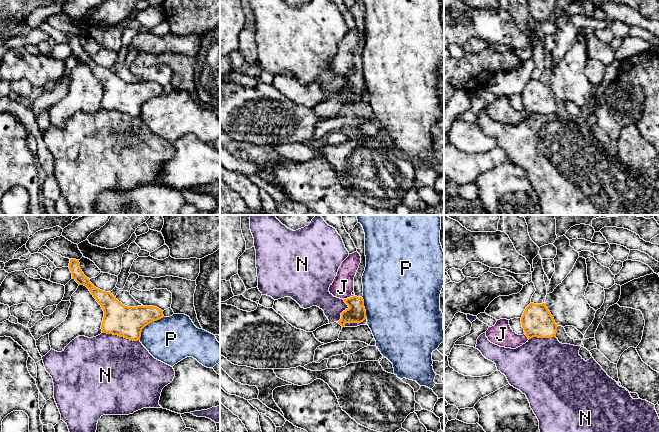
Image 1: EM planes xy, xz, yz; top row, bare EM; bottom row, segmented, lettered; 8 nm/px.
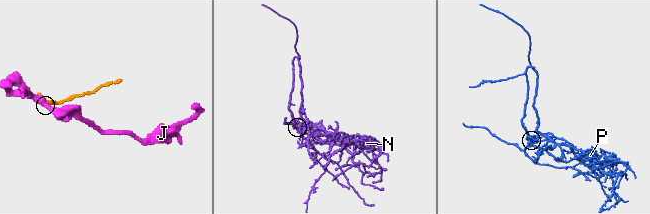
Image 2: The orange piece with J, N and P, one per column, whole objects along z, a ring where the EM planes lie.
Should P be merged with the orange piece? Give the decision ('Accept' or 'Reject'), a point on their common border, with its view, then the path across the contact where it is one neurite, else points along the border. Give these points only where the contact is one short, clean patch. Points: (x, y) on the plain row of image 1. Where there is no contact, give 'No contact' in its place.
Reject. Touches orange at xy (147, 100)

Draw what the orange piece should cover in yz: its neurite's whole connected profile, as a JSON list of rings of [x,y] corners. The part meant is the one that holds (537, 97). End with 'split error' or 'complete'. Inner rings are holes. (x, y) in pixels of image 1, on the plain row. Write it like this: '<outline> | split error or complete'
[[[530,79],[521,93],[521,99],[528,115],[556,113],[558,102],[545,79]]] | complete

